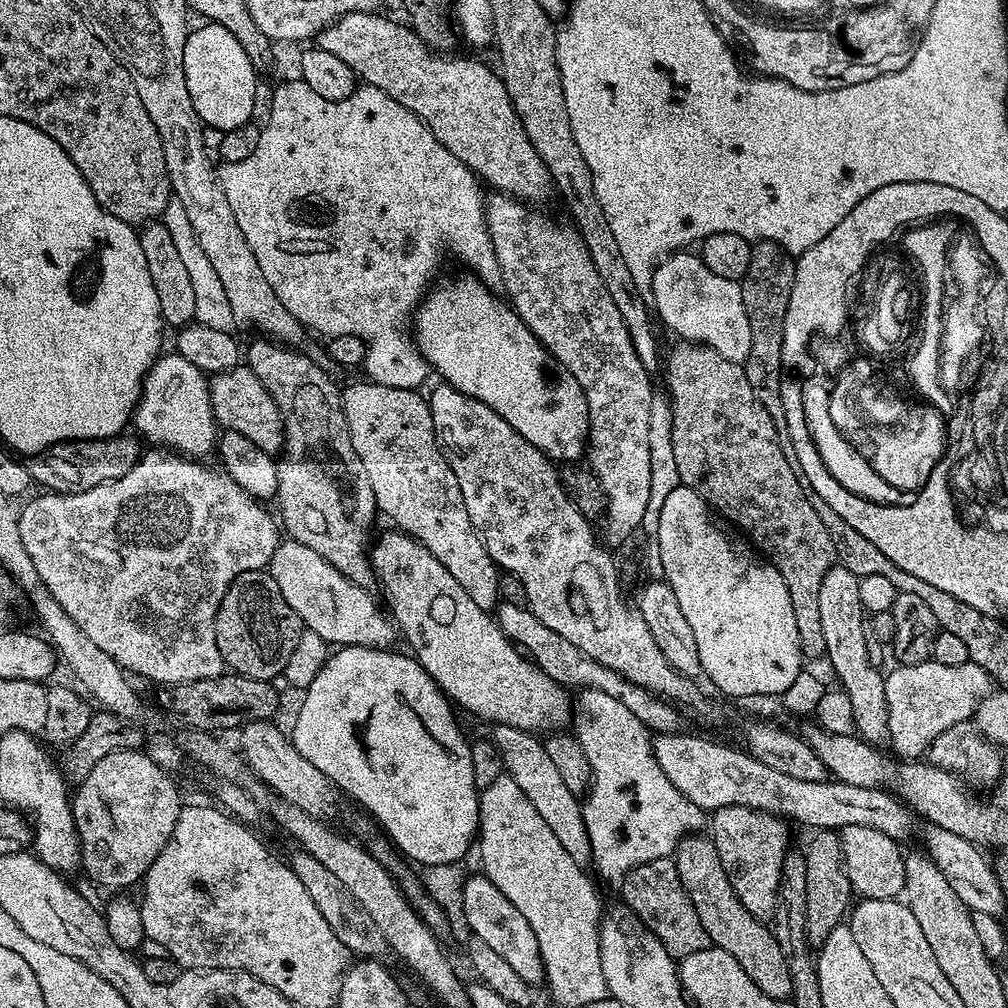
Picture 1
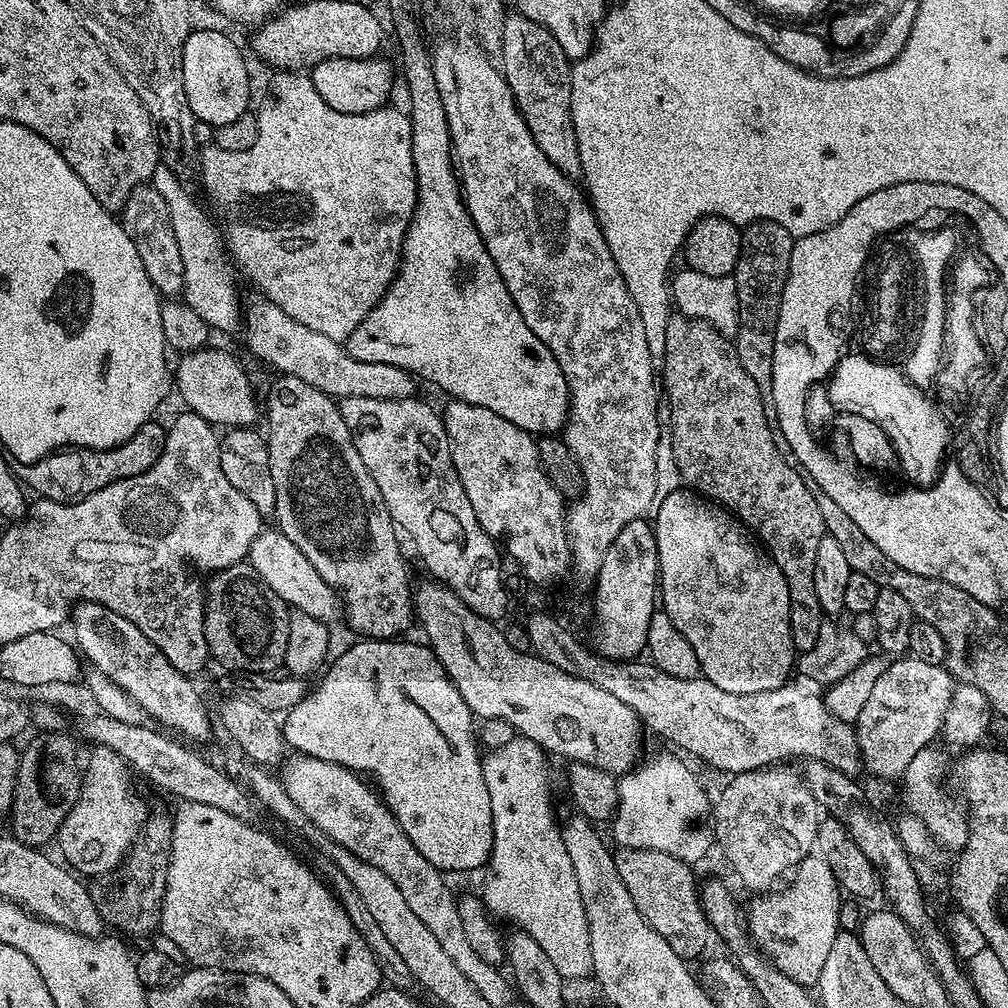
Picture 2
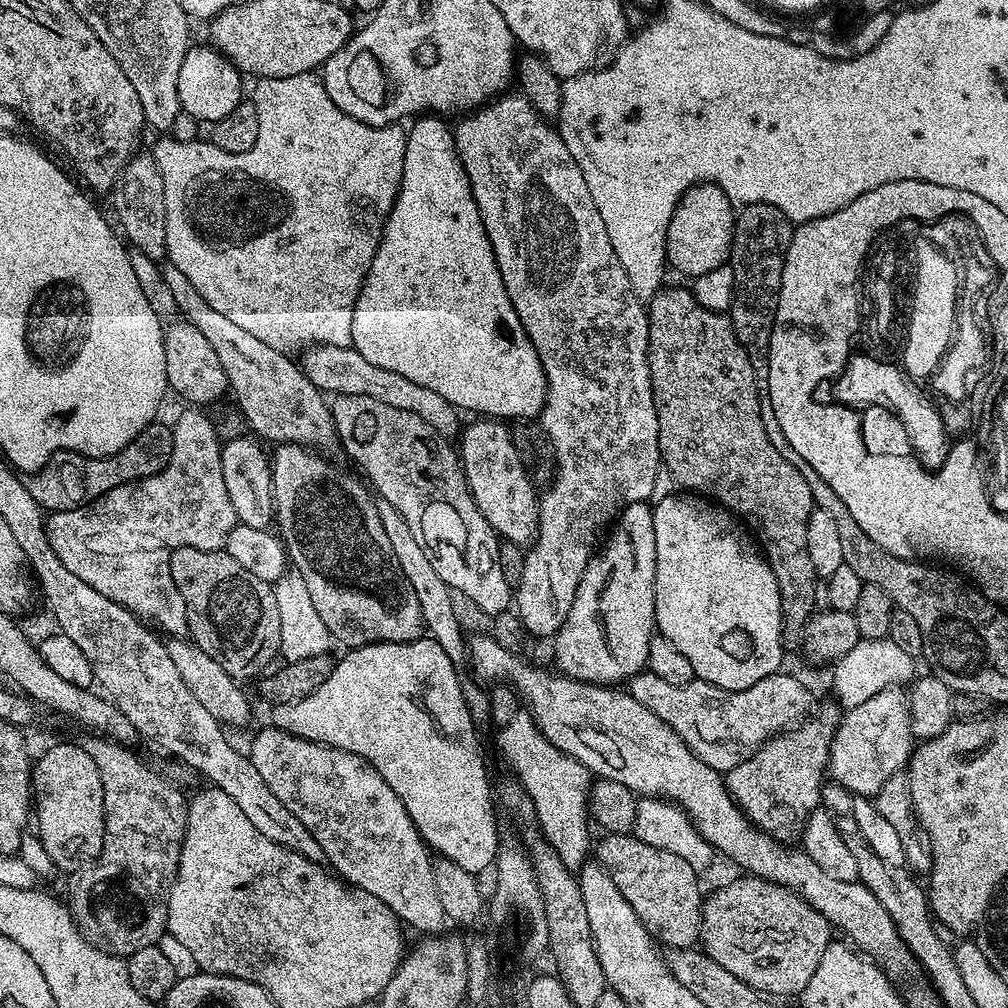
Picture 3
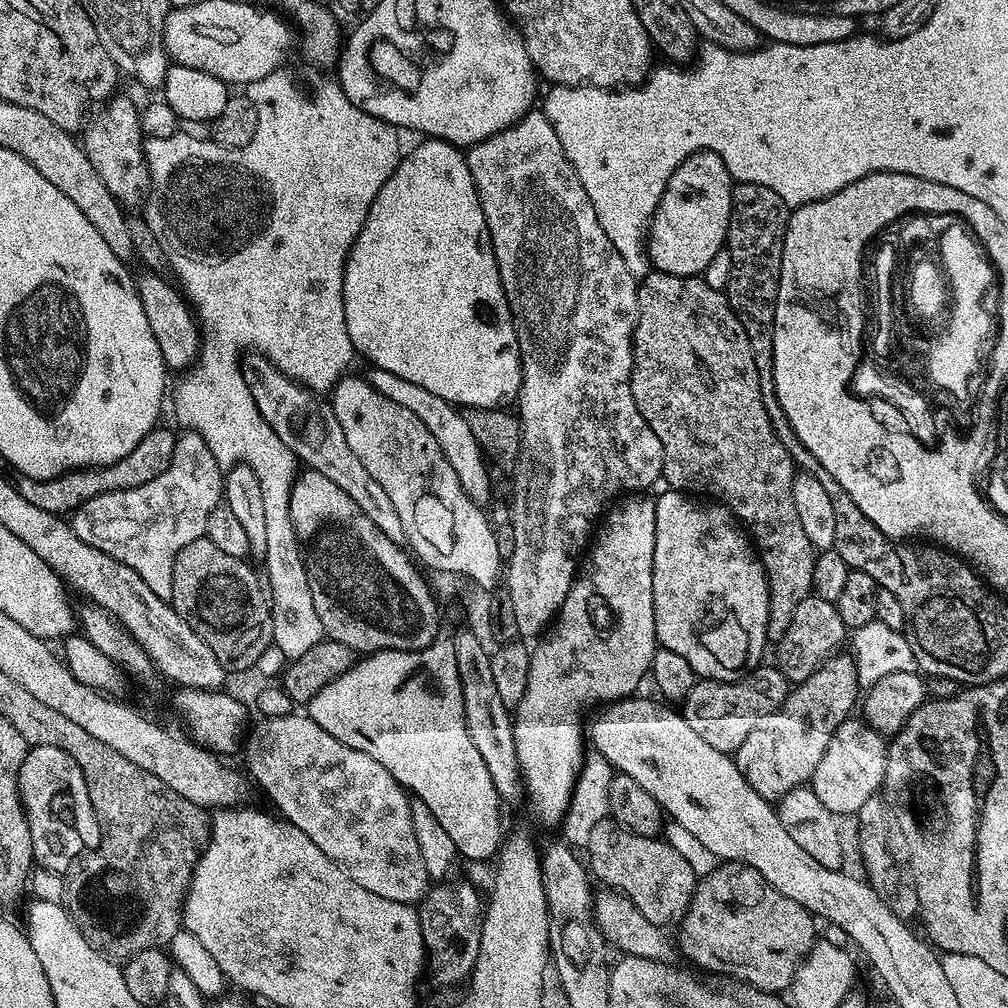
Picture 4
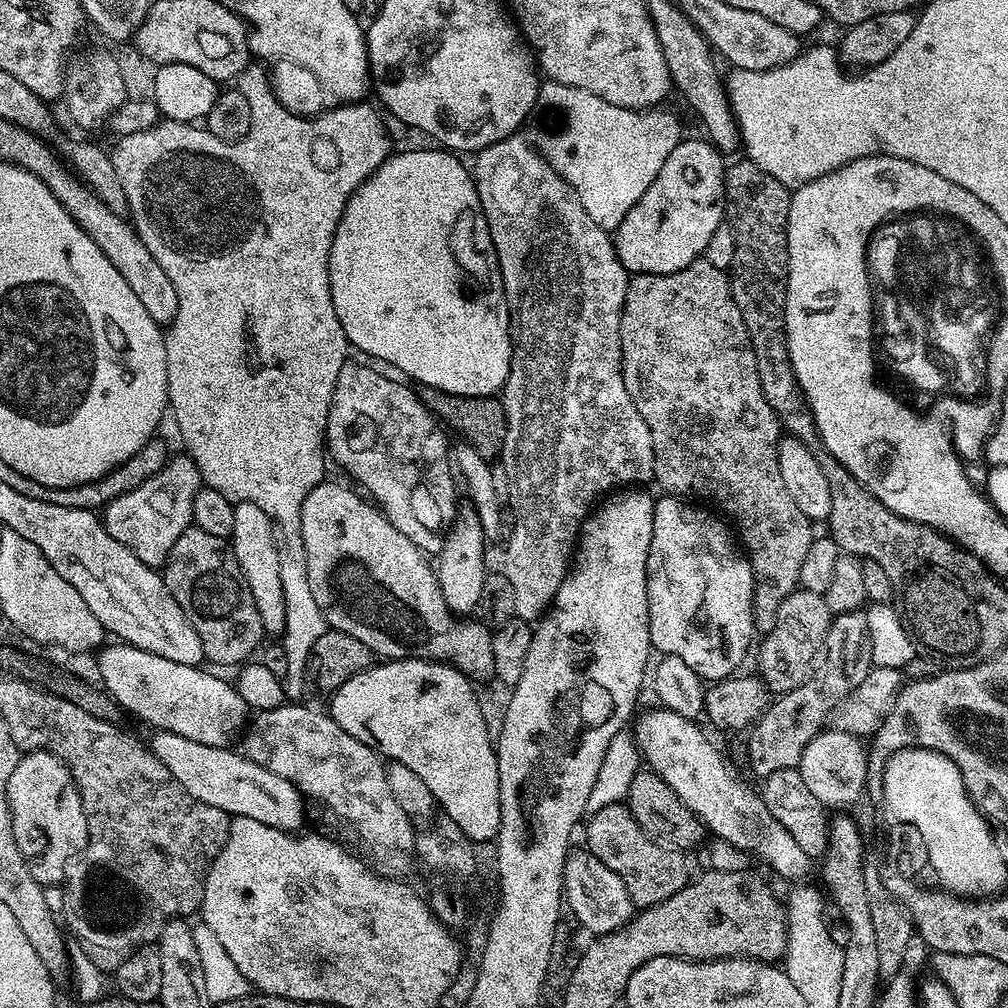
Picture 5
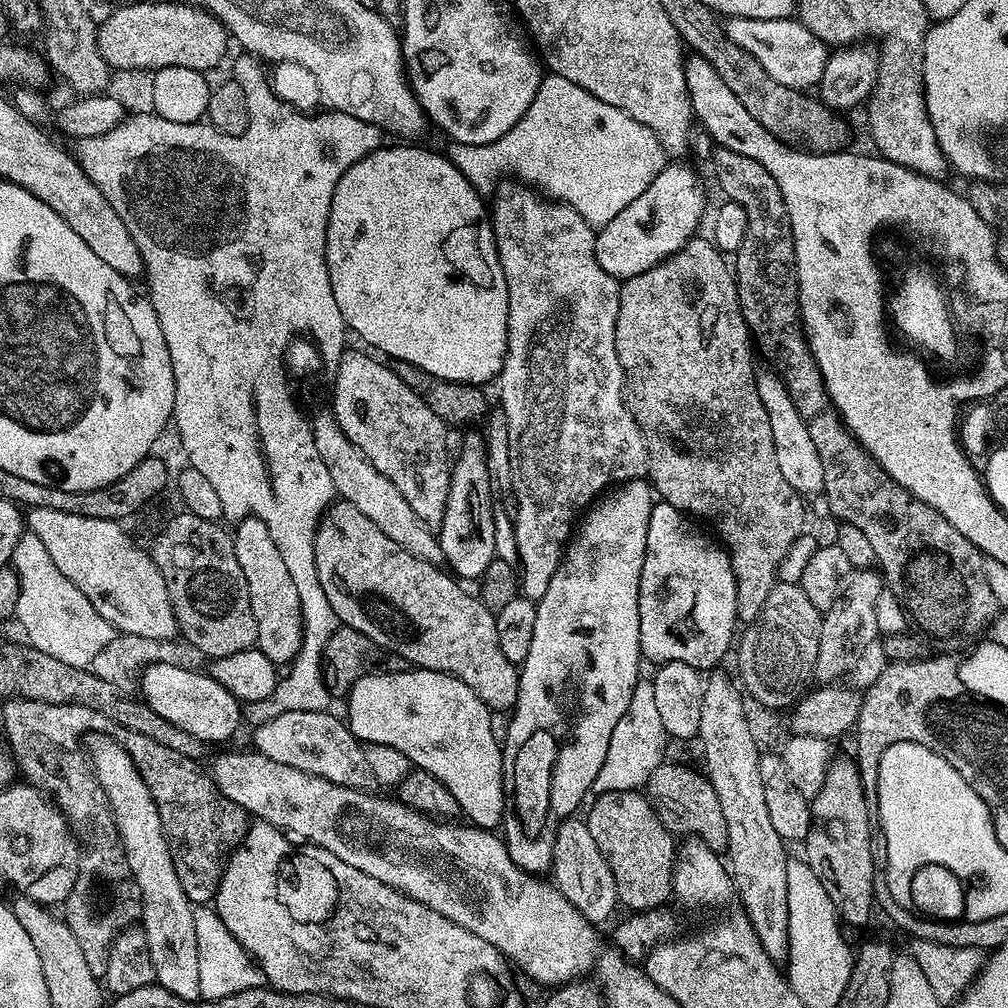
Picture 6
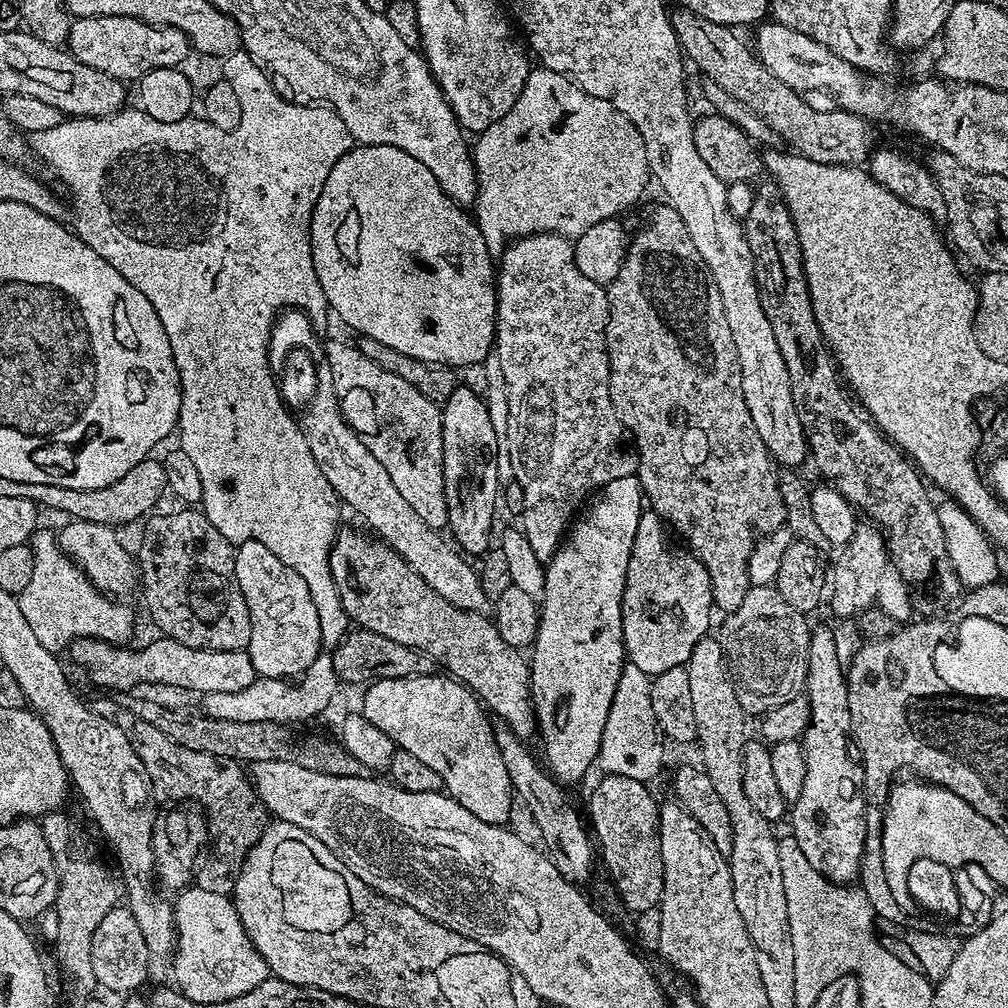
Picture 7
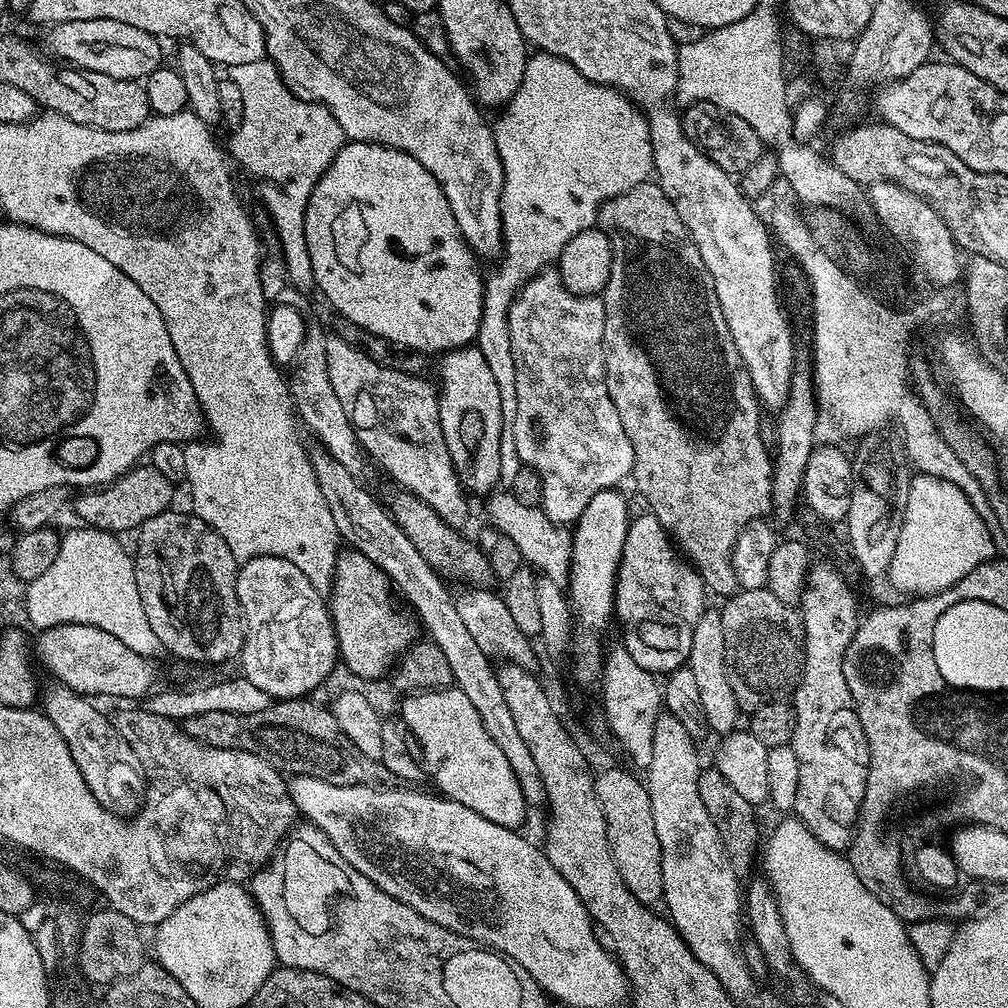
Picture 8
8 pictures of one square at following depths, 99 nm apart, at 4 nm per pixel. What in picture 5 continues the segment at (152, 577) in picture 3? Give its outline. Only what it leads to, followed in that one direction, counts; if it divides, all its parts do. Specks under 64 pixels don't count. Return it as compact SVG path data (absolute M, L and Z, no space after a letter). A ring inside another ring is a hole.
M173 455L150 482L142 482L138 490L130 490L130 494L122 494L122 498L114 498L114 502L104 505L102 519L106 534L142 558L146 566L159 569L167 564L174 542L178 542L180 535L192 524L192 507L200 487L200 470L192 457Z

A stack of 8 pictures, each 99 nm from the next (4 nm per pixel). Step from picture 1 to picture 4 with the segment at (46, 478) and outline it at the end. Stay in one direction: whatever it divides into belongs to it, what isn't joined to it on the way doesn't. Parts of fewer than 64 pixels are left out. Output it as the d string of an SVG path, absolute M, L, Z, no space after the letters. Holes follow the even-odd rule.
M157 426L149 430L146 438L126 454L126 458L118 458L118 462L98 466L97 468L70 468L61 476L55 476L49 480L35 480L26 474L16 472L14 483L16 489L26 498L26 502L34 502L40 510L55 512L57 514L71 514L82 507L90 498L98 498L102 494L130 490L134 486L146 486L146 482L154 482L166 466L174 458L174 446L176 445L177 433L168 428Z

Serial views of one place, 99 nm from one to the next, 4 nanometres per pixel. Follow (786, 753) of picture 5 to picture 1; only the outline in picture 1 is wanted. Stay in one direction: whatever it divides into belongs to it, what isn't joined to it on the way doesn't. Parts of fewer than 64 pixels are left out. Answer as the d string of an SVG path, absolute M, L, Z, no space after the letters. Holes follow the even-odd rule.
M737 804L717 808L710 816L710 835L718 850L718 858L722 858L726 878L730 878L730 886L734 886L734 894L738 894L738 902L742 902L742 906L746 906L746 910L750 910L750 914L761 918L771 917L776 905L782 862L785 854L790 851L787 826L789 827L779 815L771 812L759 812L757 808L747 808Z

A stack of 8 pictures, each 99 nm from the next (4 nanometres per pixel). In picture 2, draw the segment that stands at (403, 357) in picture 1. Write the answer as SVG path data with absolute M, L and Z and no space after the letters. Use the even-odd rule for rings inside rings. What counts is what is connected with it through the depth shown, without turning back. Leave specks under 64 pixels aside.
M281 71L276 74L272 80L272 85L268 88L268 97L264 100L264 105L261 106L260 112L255 113L256 121L258 122L258 139L254 142L254 146L250 146L250 150L245 152L227 152L215 146L204 146L198 152L198 164L200 160L200 180L204 183L204 188L208 191L210 199L216 203L216 212L220 215L220 220L224 223L224 236L228 239L228 248L232 251L232 256L236 259L236 264L252 279L253 289L259 290L264 297L270 302L274 302L282 310L286 310L286 314L290 314L290 318L294 318L294 322L302 322L302 326L310 326L310 330L318 330L318 334L326 334L326 338L334 338L338 341L347 340L350 333L358 326L358 322L362 322L362 318L366 318L366 314L371 308L376 307L376 303L382 299L388 287L392 284L392 280L396 277L396 273L400 267L400 247L404 245L404 235L408 229L408 223L412 221L412 212L416 208L418 199L418 189L416 187L416 171L414 170L414 162L412 161L412 122L408 119L407 111L400 112L393 106L385 106L375 108L369 112L362 114L346 114L334 110L330 106L326 106L326 102L322 102L322 94L318 94L318 90L314 90L314 82L311 75L301 74L298 72Z

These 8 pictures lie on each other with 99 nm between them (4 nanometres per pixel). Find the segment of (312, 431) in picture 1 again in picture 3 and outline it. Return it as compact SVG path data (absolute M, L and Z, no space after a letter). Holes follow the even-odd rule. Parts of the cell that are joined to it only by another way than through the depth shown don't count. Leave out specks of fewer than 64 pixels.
M276 444L271 453L272 461L272 497L276 503L274 513L274 524L278 531L279 539L282 541L287 559L294 567L295 575L302 578L306 590L310 590L310 602L314 602L314 610L322 617L322 622L326 622L326 630L332 636L337 645L345 644L345 649L361 648L367 644L385 644L386 642L398 642L399 644L409 644L411 640L419 640L425 635L426 629L424 619L422 618L422 606L418 606L418 597L415 596L414 590L410 590L410 582L402 574L394 554L390 550L390 542L386 538L386 530L378 523L376 514L376 500L370 495L363 479L355 480L348 472L343 472L340 468L335 468L328 460L323 460L323 455L315 451L303 448L300 444Z

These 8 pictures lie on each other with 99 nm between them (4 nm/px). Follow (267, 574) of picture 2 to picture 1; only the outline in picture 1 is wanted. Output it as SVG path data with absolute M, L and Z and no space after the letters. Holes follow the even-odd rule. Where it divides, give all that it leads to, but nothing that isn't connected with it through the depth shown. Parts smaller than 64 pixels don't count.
M291 538L285 539L274 550L274 558L270 565L270 574L274 582L278 582L278 590L282 590L282 598L290 602L290 610L298 614L298 618L304 623L307 631L318 634L329 646L366 646L367 648L391 649L392 644L398 640L398 629L391 619L386 615L385 609L372 601L372 592L355 584L348 576L343 576L322 554L310 550L302 542Z

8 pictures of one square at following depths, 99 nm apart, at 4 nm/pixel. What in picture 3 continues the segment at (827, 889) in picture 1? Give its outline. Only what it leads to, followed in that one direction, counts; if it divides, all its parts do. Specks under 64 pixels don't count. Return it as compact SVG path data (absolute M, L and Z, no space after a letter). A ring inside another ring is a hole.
M740 874L737 880L722 885L712 897L704 900L699 943L702 951L714 958L718 966L730 970L734 978L746 982L755 992L763 992L772 998L796 998L806 990L806 982L810 982L814 970L818 970L822 954L826 954L828 945L833 943L832 935L834 929L828 920L798 893L751 874Z

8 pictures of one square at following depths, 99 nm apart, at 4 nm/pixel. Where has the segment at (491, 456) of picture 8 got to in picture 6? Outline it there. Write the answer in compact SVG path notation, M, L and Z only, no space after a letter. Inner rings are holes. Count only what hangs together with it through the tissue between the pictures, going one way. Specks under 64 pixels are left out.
M476 430L467 431L468 433L460 448L458 458L453 459L446 498L446 511L443 515L442 522L438 525L438 537L441 544L441 552L443 561L451 570L451 573L462 580L472 578L478 580L485 572L486 567L496 557L494 550L494 489L492 486L492 479L489 476L488 456L487 456L487 441Z

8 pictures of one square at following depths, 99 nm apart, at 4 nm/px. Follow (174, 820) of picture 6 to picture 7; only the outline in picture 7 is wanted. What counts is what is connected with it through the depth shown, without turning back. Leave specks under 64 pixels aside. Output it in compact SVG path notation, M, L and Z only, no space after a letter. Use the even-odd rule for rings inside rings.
M134 715L127 717L126 731L138 758L144 760L146 774L152 776L152 786L172 802L196 802L201 800L206 813L210 833L210 852L212 857L197 867L194 873L195 887L211 890L213 894L228 896L236 885L238 874L246 862L246 854L264 836L270 826L268 808L260 801L251 779L246 775L243 763L234 760L220 760L198 750L186 750L186 746L178 746L178 742L170 742L162 730L150 726L142 718Z

